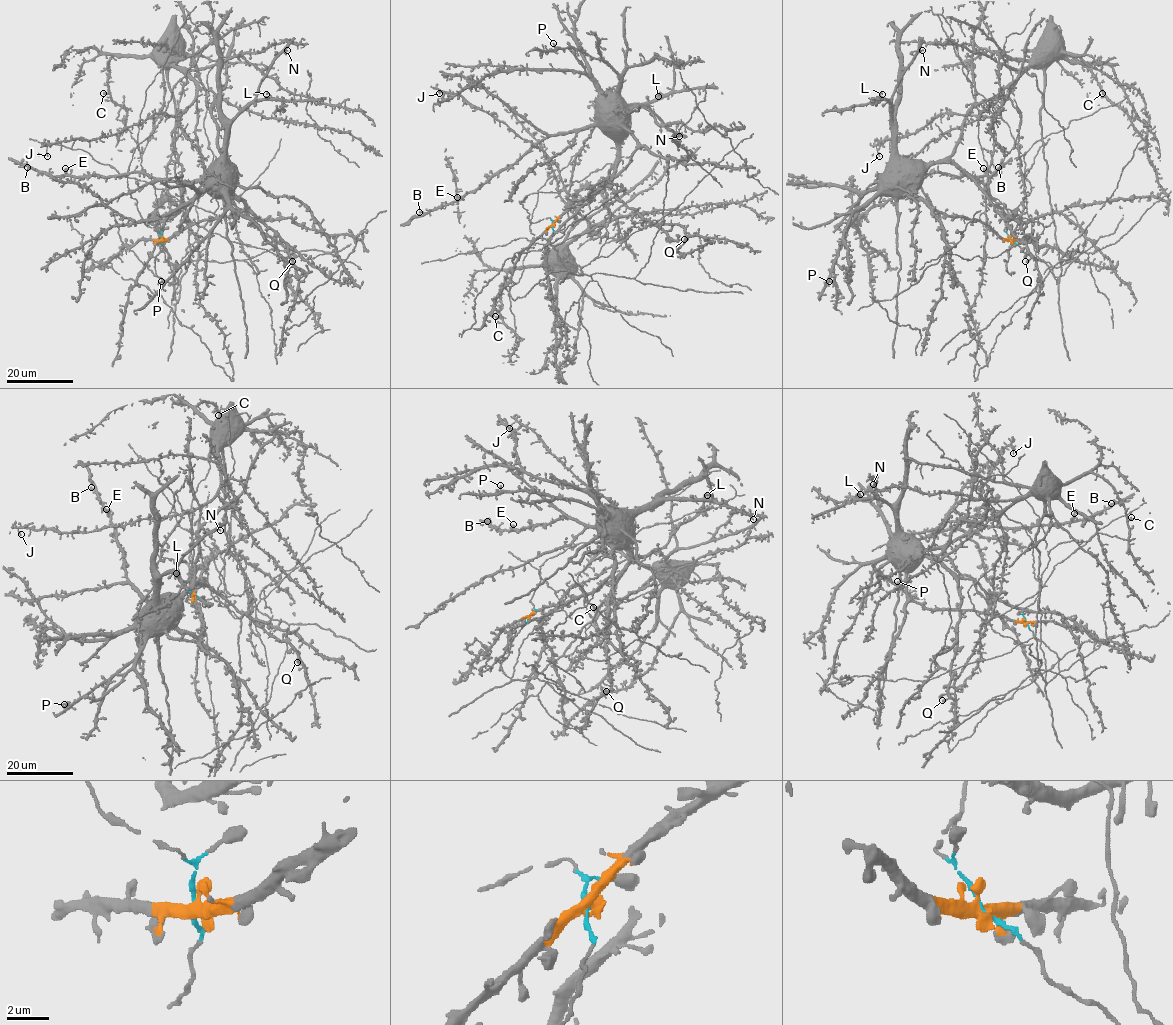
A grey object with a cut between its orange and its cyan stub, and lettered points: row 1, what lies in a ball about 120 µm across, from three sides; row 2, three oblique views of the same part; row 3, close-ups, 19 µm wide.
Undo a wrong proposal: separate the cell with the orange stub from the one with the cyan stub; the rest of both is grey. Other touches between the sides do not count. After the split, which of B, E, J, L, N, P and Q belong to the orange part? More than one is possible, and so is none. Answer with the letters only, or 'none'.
B, E, L, N, P, Q

